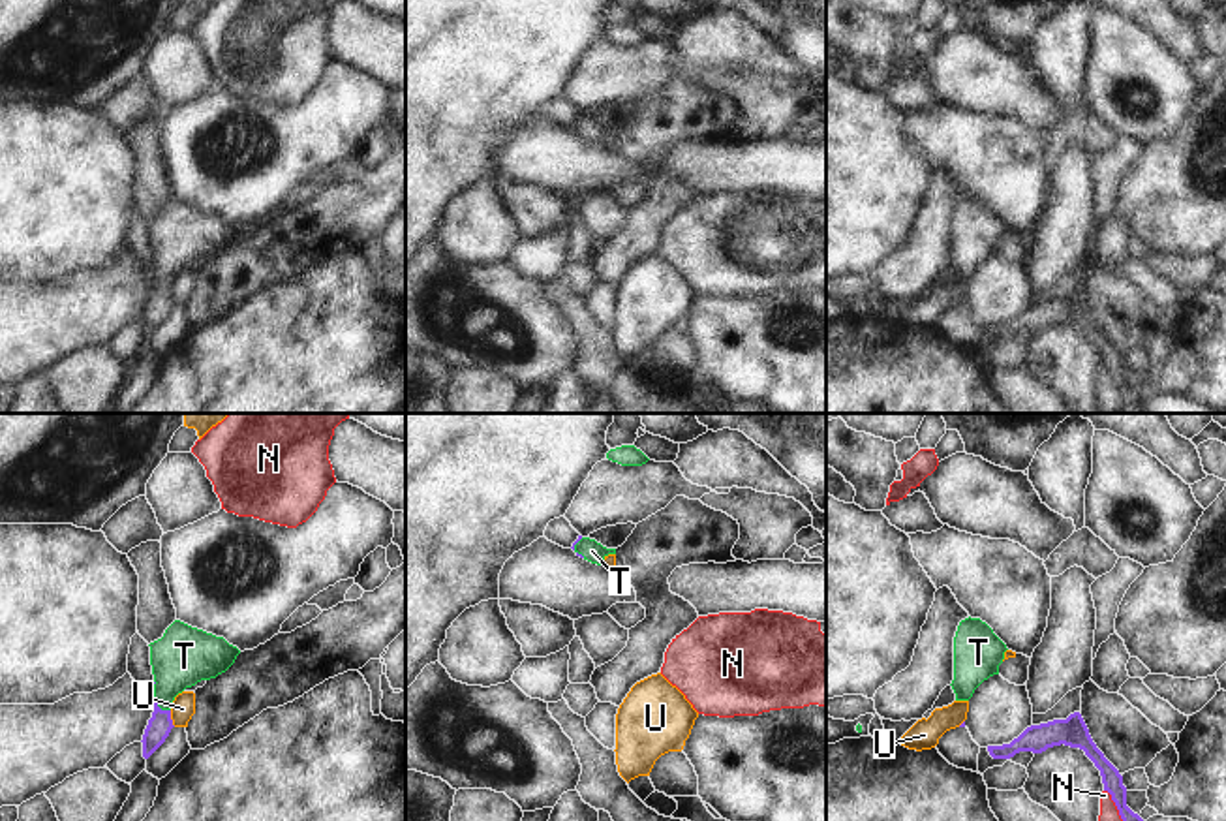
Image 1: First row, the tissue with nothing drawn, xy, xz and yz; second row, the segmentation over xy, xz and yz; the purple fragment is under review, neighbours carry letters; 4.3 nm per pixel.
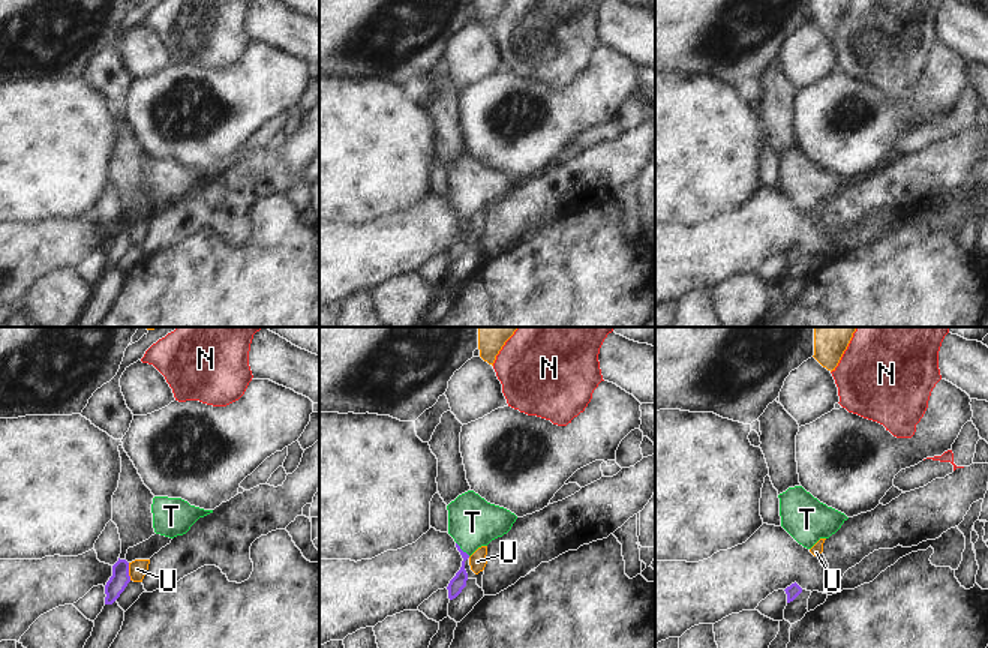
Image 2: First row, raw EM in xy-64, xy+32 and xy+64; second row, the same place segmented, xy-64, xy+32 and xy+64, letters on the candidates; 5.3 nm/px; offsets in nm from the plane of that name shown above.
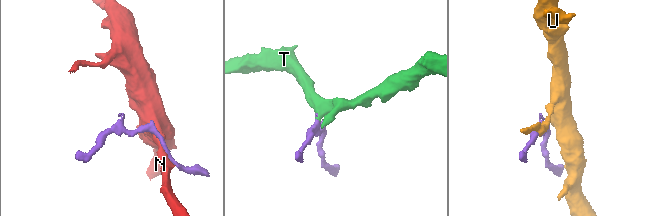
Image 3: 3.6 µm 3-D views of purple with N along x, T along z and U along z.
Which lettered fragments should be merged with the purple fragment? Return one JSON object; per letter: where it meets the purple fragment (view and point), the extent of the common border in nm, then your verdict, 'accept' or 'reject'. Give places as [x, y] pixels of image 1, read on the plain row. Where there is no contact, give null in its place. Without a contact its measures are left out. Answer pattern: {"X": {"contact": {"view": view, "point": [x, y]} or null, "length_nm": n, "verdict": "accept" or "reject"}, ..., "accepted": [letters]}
{"N": {"contact": {"view": "yz", "point": [1119, 391]}, "length_nm": 200, "verdict": "reject"}, "T": {"contact": {"view": "xy", "point": [154, 278]}, "length_nm": 150, "verdict": "accept"}, "U": {"contact": {"view": "xy", "point": [169, 297]}, "length_nm": 80, "verdict": "reject"}, "accepted": ["T"]}

